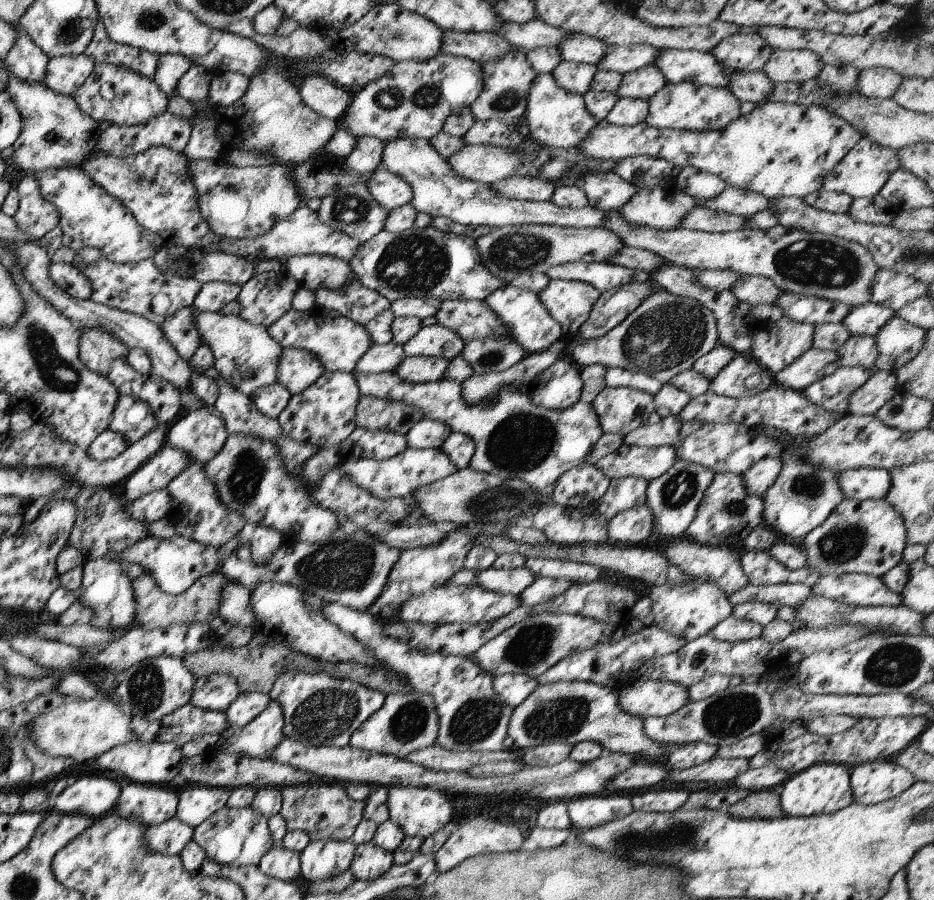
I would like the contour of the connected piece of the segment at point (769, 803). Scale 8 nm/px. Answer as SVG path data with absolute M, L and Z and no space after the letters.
M778 789L749 791L741 801L731 804L727 810L730 816L739 818L780 818Z

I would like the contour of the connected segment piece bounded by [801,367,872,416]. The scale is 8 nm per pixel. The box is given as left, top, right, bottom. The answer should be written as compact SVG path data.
M837 367L835 372L806 387L802 396L827 413L848 414L849 396L857 391L872 372L858 367Z

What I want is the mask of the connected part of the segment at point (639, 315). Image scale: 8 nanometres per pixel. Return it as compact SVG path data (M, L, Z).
M662 288L655 289L627 317L604 336L581 341L575 336L564 339L577 367L601 364L603 367L633 370L653 376L661 385L692 365L718 343L716 321L694 299L677 297Z

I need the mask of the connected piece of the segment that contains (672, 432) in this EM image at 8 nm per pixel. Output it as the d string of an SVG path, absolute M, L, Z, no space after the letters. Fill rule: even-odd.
M669 416L660 419L657 424L634 429L622 438L622 443L625 446L636 445L639 447L674 446L677 442L680 425L680 423L676 422L676 416Z

